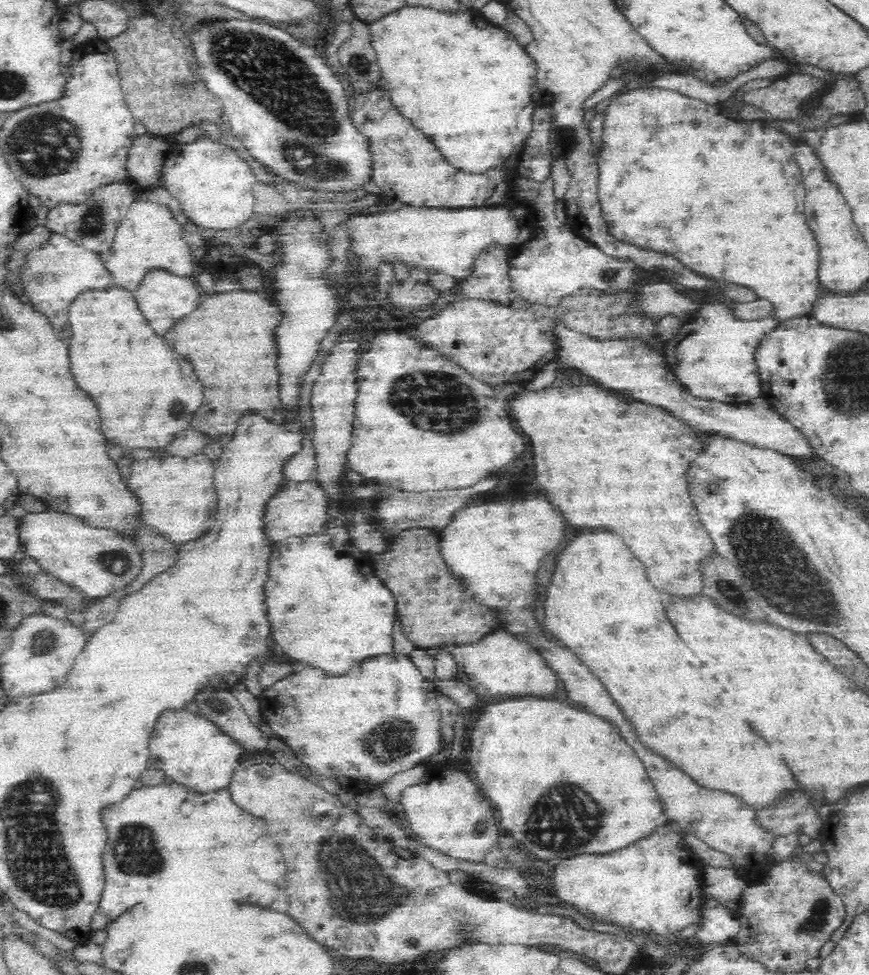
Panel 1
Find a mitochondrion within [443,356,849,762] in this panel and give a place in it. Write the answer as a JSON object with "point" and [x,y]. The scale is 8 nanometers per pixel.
{"point":[769,556]}

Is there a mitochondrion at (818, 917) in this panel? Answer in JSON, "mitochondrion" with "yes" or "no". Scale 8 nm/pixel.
{"mitochondrion":"yes"}

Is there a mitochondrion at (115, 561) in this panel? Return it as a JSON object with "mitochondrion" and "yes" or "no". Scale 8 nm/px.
{"mitochondrion":"yes"}

